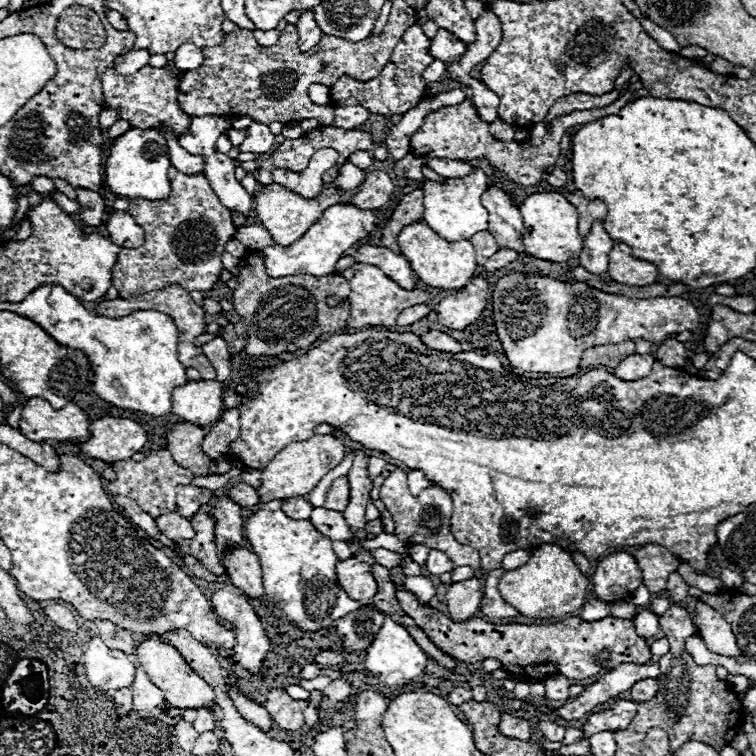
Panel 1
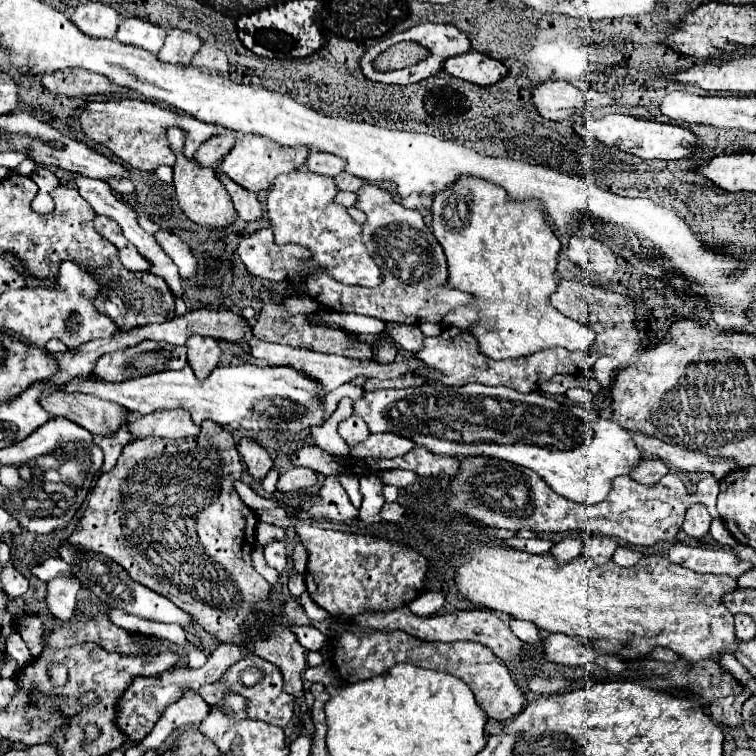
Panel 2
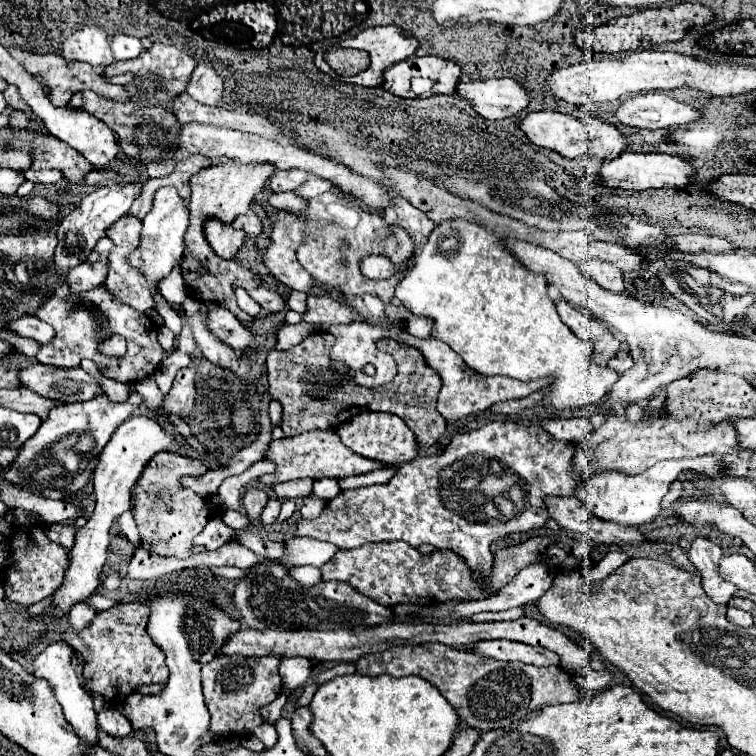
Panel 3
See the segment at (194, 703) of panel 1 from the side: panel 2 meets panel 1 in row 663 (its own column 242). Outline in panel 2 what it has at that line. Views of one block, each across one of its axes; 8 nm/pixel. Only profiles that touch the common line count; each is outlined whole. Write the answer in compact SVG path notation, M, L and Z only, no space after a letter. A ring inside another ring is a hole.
M246 134L222 158L222 162L218 164L218 170L224 172L226 176L230 176L240 186L244 186L246 190L260 192L260 190L266 190L278 174L288 174L288 172L294 172L300 166L304 166L308 154L310 154L308 146L280 146L272 140L264 140L260 134Z

